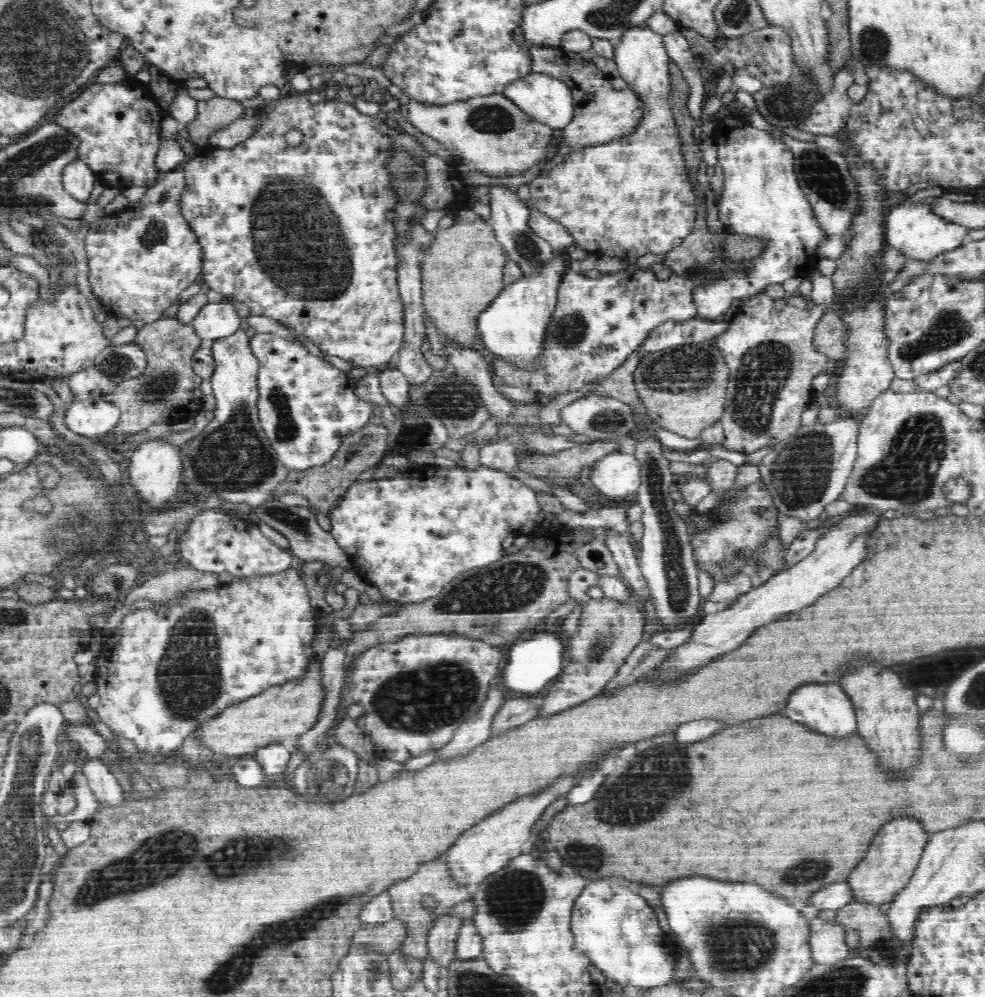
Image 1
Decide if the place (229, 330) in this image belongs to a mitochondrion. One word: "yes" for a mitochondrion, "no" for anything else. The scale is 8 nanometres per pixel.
no

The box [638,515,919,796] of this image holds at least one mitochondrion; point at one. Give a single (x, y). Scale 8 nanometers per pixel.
(761, 564)

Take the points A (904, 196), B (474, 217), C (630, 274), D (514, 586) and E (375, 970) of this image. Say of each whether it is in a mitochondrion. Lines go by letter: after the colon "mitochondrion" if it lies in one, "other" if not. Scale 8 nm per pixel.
A: other
B: other
C: other
D: mitochondrion
E: mitochondrion

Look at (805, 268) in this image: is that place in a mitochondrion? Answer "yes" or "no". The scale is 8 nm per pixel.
no

